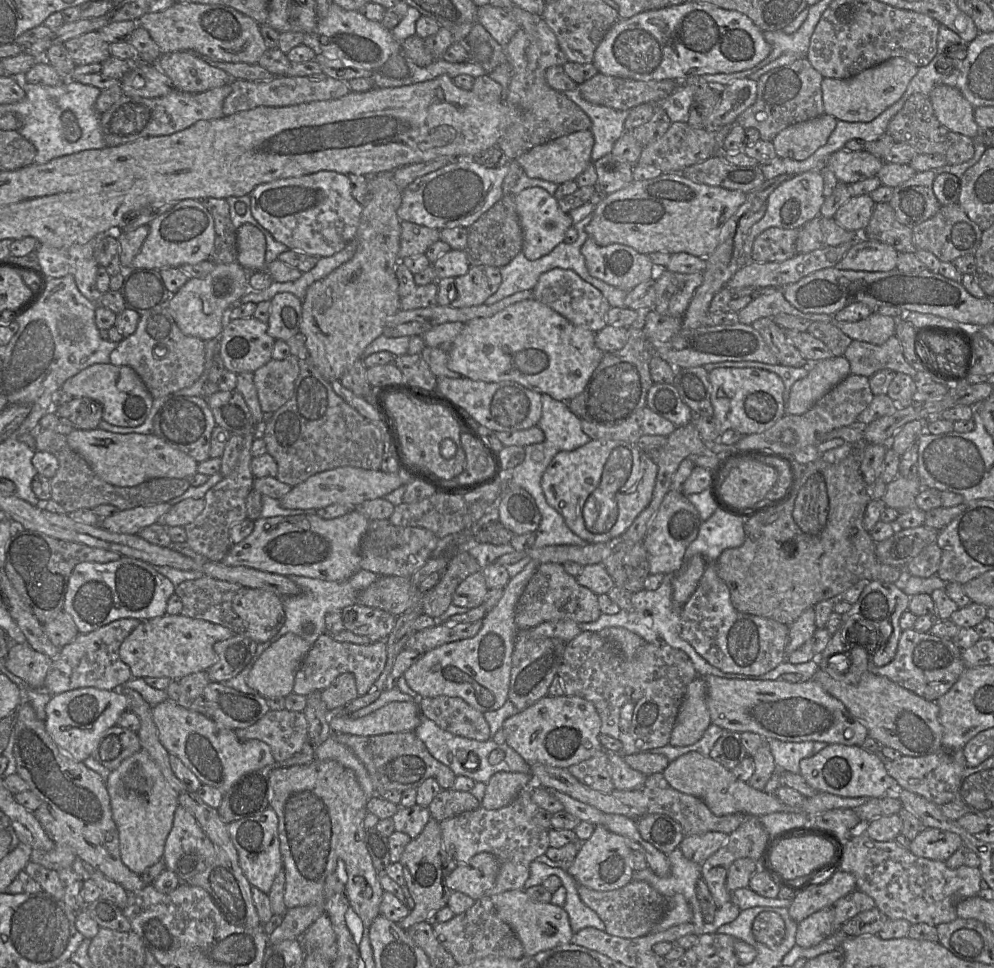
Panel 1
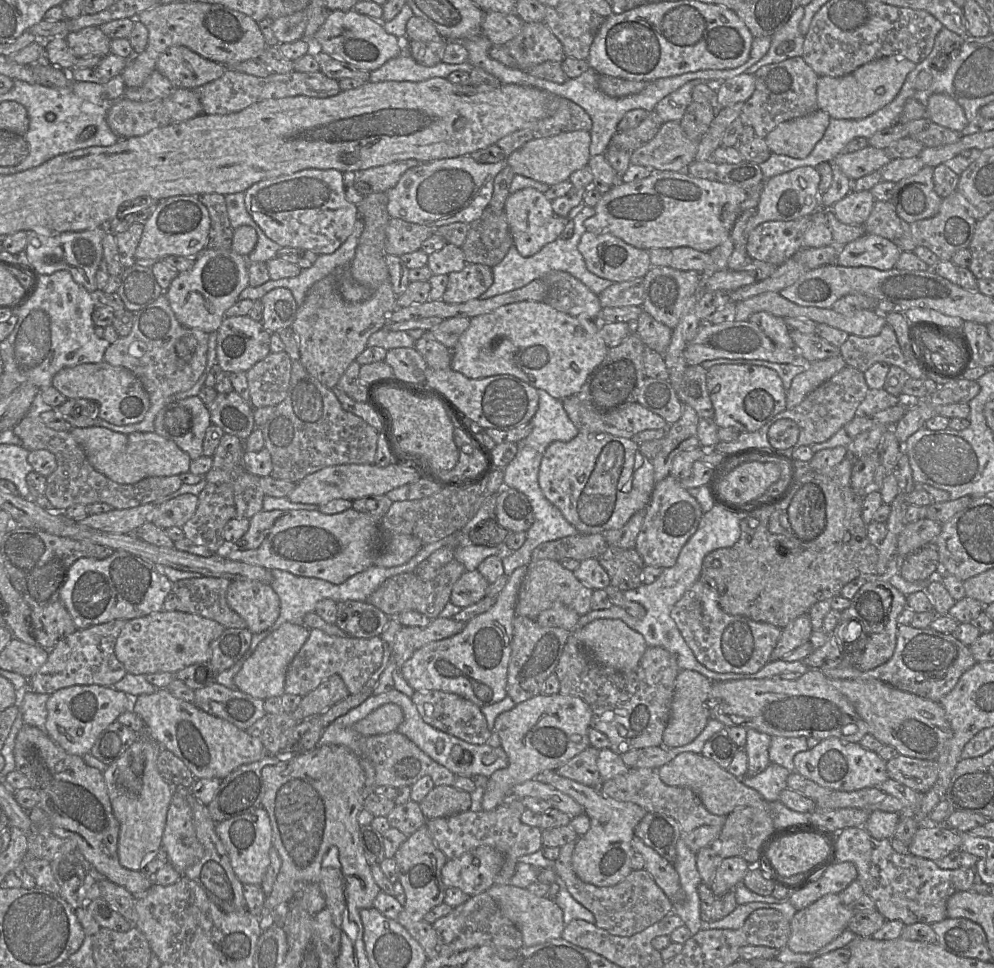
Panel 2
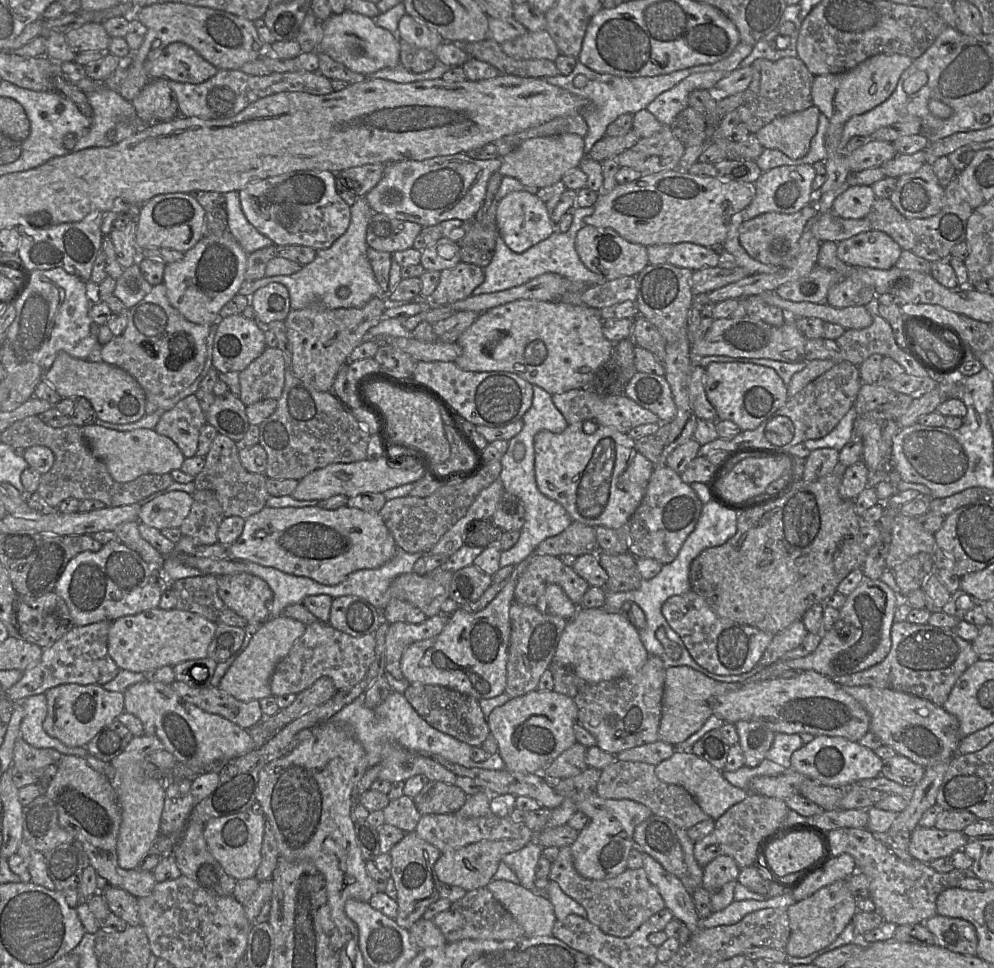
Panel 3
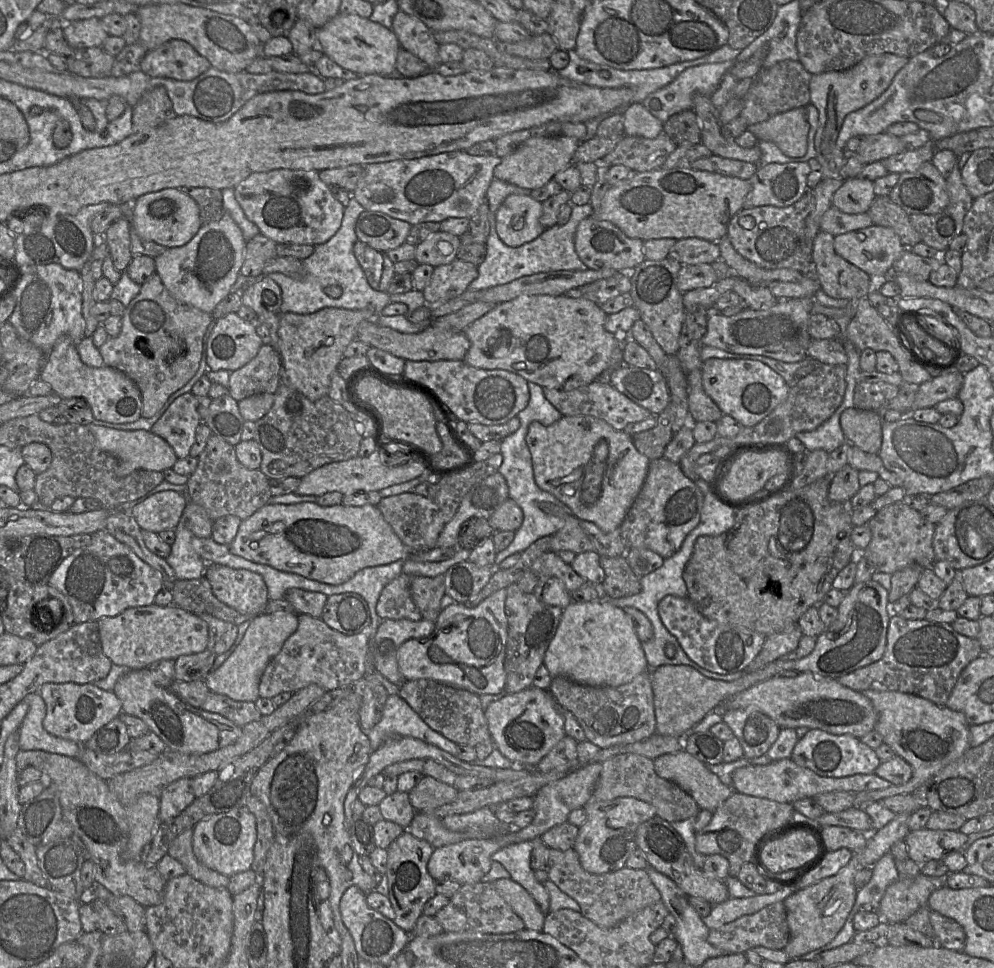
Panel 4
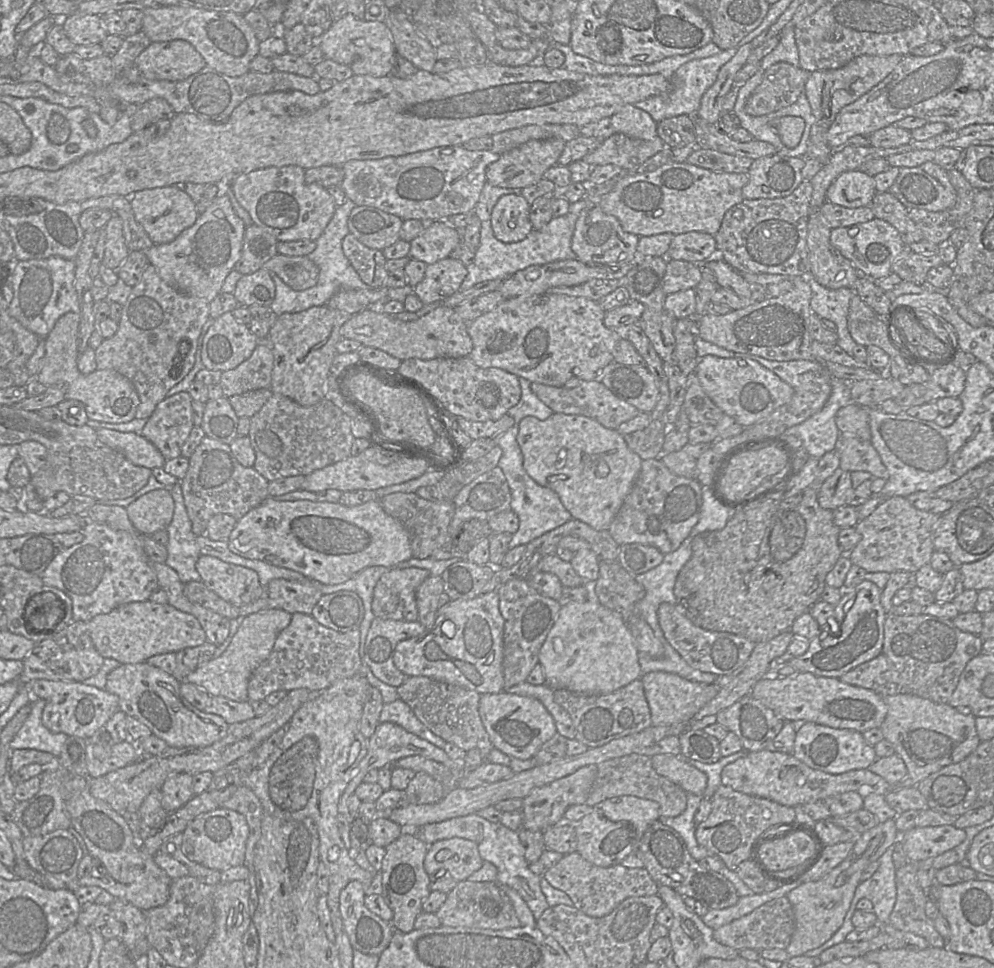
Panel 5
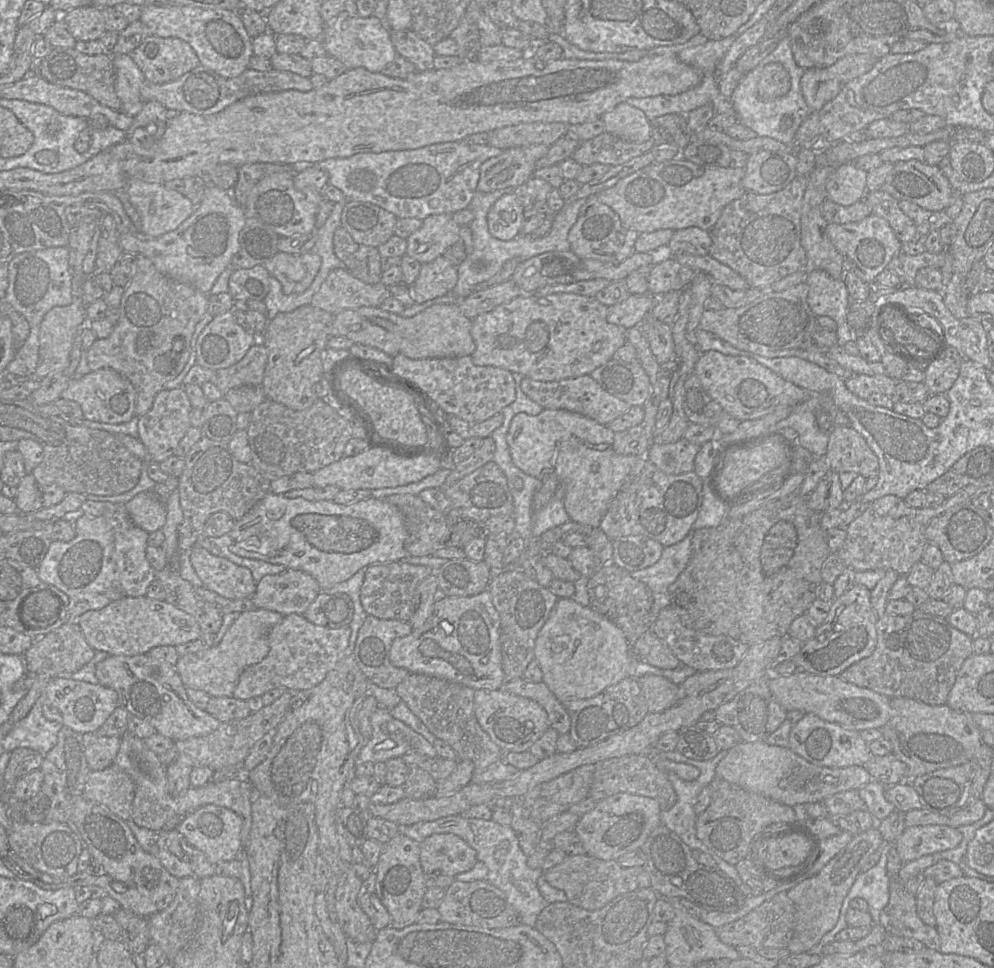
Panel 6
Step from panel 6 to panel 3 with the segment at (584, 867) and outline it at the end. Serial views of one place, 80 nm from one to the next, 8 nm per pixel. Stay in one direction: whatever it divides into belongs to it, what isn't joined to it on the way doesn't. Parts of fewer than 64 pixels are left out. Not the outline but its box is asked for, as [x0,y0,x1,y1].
[549,846,665,937]

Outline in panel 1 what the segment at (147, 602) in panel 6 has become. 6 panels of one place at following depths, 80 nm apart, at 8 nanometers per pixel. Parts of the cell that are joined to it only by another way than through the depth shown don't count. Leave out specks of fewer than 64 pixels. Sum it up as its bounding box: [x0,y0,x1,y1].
[120,614,235,681]

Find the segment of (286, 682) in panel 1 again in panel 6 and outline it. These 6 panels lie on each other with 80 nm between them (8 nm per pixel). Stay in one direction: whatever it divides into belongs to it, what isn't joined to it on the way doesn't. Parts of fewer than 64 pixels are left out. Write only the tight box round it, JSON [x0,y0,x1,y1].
[175,608,283,697]

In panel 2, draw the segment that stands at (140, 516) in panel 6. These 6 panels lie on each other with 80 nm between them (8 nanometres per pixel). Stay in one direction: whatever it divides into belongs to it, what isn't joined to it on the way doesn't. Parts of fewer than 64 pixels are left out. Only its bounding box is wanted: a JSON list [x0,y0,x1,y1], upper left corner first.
[148,494,198,529]

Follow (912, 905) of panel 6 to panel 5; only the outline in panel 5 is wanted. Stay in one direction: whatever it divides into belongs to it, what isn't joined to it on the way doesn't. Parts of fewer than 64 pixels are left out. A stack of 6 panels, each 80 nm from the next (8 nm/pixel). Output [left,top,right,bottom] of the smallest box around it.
[888,860,945,948]

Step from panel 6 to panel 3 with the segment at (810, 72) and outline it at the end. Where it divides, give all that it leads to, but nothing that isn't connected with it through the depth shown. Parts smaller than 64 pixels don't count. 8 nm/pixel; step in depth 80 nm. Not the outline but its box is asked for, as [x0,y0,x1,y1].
[811,54,912,194]

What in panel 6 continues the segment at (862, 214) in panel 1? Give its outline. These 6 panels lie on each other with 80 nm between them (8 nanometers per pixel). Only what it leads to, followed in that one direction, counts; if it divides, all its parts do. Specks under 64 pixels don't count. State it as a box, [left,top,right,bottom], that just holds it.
[826,162,867,206]

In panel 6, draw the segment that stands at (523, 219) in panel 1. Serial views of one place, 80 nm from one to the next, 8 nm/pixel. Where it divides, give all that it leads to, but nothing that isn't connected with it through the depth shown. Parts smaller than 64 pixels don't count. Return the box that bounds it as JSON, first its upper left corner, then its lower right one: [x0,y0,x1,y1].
[487,194,524,241]

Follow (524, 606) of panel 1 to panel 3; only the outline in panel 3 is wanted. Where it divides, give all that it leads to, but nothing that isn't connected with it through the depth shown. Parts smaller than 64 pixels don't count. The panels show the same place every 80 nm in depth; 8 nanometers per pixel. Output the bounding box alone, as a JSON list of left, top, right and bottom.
[514,555,590,607]

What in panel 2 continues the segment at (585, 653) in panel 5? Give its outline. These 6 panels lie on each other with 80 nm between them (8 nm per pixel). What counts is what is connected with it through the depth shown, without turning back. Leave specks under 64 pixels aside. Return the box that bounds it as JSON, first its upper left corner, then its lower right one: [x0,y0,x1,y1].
[571,619,647,672]

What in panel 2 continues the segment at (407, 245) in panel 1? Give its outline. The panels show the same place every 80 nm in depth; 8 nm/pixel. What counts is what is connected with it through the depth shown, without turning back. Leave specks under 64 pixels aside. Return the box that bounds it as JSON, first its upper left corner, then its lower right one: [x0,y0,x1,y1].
[386,218,436,256]

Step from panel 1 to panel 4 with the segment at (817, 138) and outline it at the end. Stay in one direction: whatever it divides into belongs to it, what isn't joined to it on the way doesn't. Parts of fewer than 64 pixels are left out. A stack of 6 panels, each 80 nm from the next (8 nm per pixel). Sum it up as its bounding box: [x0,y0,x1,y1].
[749,107,810,157]

